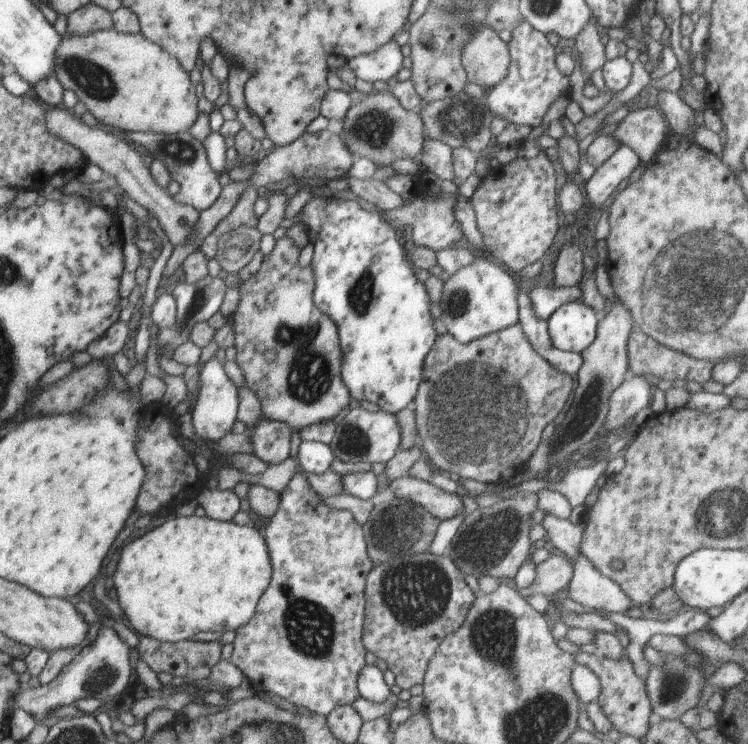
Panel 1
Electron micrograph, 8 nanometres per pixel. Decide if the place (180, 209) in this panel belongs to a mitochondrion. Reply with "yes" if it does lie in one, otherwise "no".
no

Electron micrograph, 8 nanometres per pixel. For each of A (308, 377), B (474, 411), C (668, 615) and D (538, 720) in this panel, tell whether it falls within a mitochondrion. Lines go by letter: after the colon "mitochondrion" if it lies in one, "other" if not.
A: mitochondrion
B: mitochondrion
C: other
D: mitochondrion

